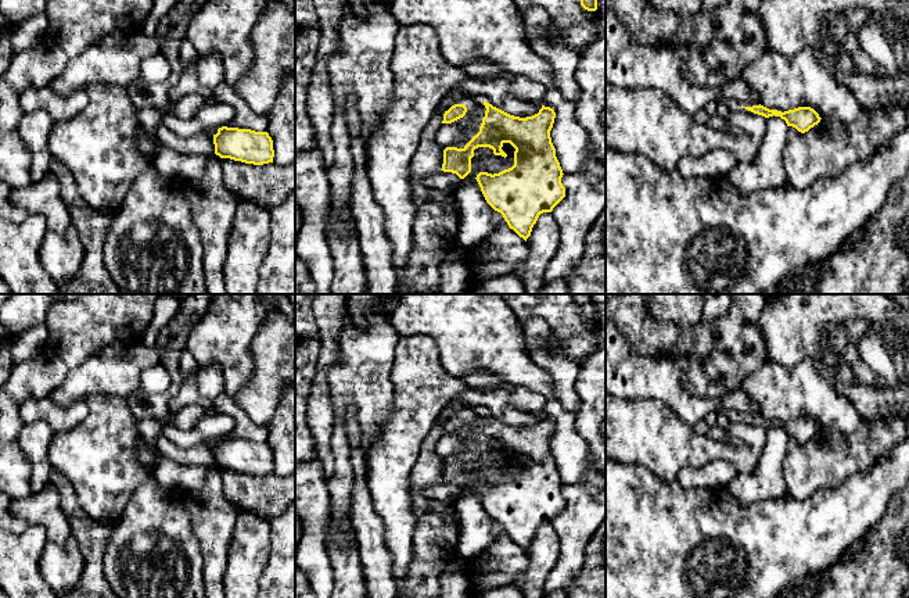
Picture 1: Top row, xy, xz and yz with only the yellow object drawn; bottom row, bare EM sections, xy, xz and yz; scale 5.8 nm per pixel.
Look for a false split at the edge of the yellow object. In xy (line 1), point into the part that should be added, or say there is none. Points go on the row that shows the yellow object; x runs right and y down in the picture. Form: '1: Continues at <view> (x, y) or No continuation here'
1: No continuation here

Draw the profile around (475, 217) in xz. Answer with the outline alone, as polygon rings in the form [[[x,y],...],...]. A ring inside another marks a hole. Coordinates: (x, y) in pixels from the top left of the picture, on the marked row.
[[[503,143],[502,150],[507,157],[495,155],[489,147],[478,147],[471,158],[471,172],[460,180],[456,189],[456,203],[459,214],[459,230],[456,244],[471,248],[484,241],[495,229],[493,208],[486,203],[477,182],[479,172],[499,173],[514,165],[515,148],[510,143]]]

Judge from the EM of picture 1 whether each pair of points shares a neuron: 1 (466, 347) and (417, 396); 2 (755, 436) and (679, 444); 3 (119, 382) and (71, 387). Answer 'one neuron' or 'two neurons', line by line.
1: two neurons
2: one neuron
3: one neuron

